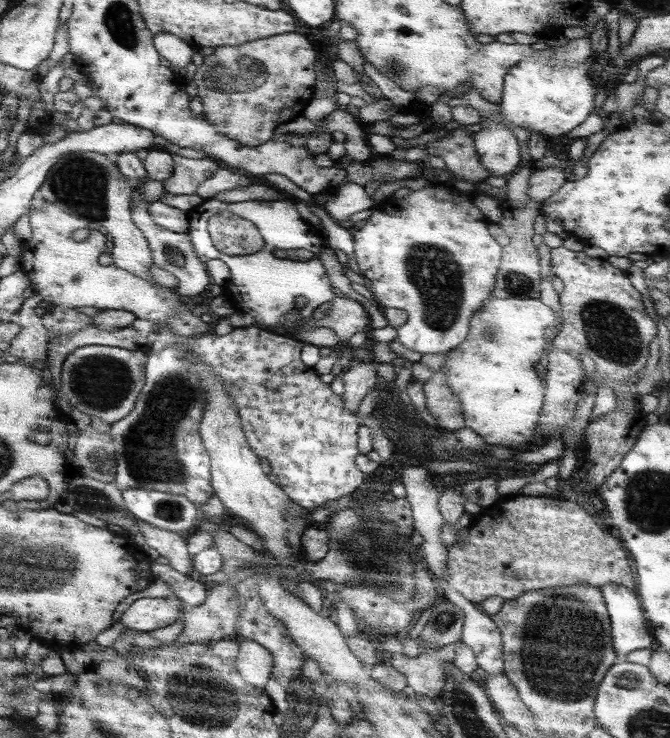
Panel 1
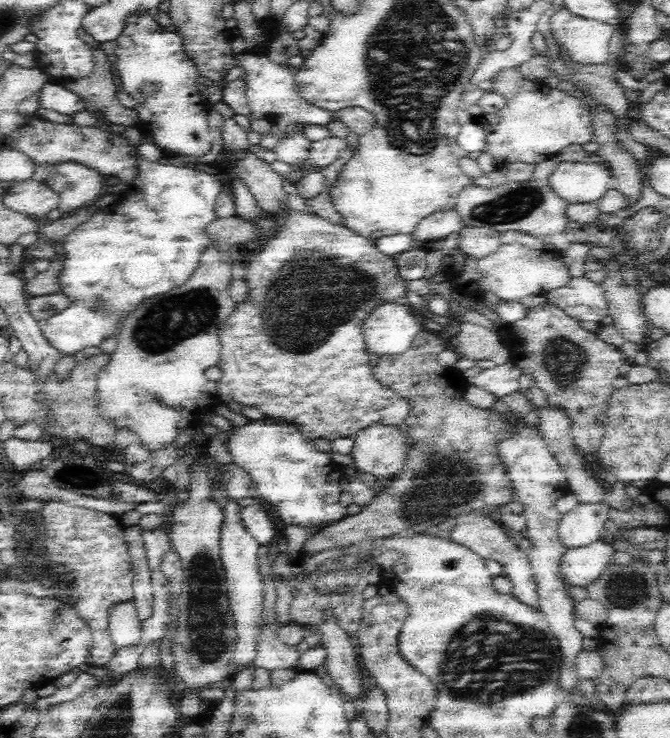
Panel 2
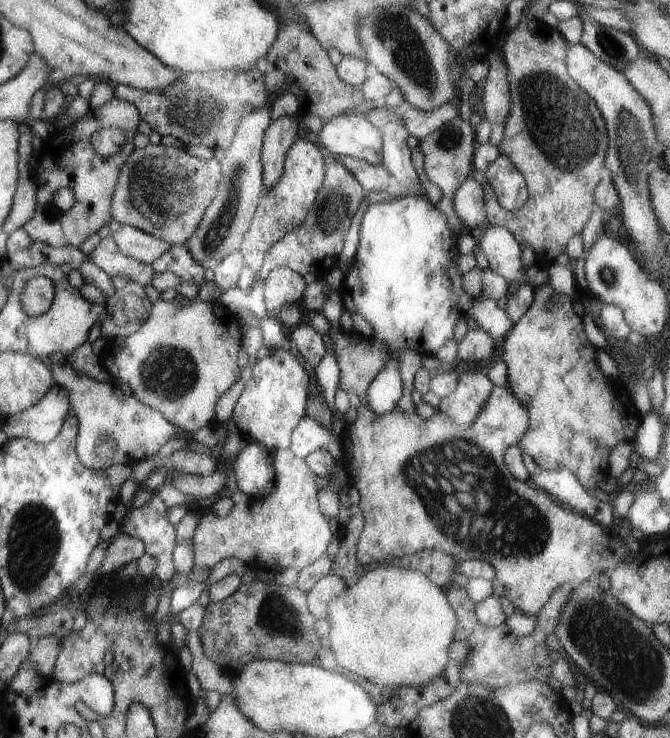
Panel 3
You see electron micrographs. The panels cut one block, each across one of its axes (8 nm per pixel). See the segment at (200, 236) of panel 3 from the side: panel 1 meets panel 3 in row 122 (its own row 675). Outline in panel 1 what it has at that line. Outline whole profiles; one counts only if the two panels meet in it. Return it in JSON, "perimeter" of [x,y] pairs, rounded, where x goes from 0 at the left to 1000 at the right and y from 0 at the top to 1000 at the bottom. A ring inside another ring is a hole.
{"perimeter":[[[373,867],[355,871],[349,904],[366,924],[382,932],[393,932],[403,919],[406,902],[404,886],[393,875]]]}

